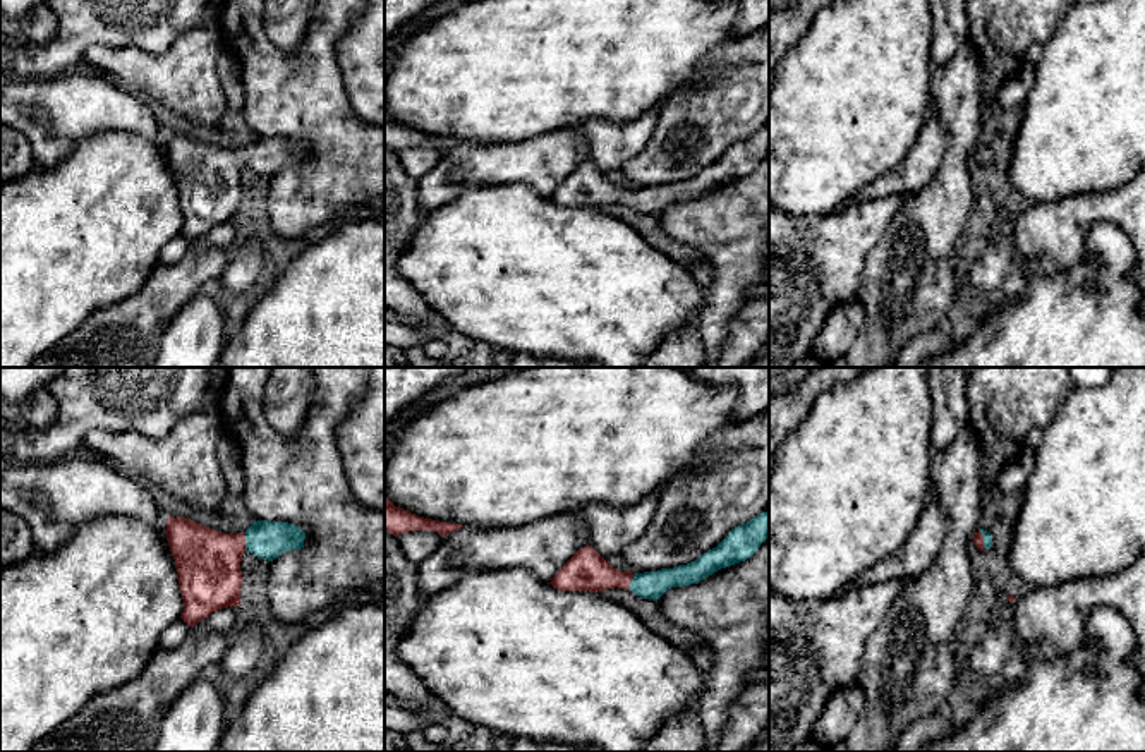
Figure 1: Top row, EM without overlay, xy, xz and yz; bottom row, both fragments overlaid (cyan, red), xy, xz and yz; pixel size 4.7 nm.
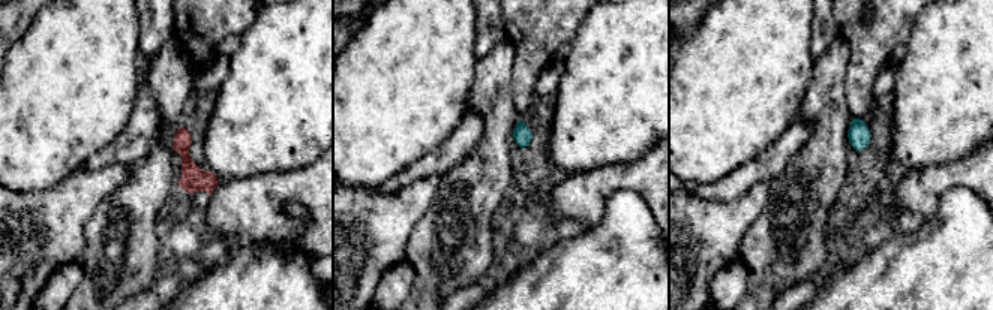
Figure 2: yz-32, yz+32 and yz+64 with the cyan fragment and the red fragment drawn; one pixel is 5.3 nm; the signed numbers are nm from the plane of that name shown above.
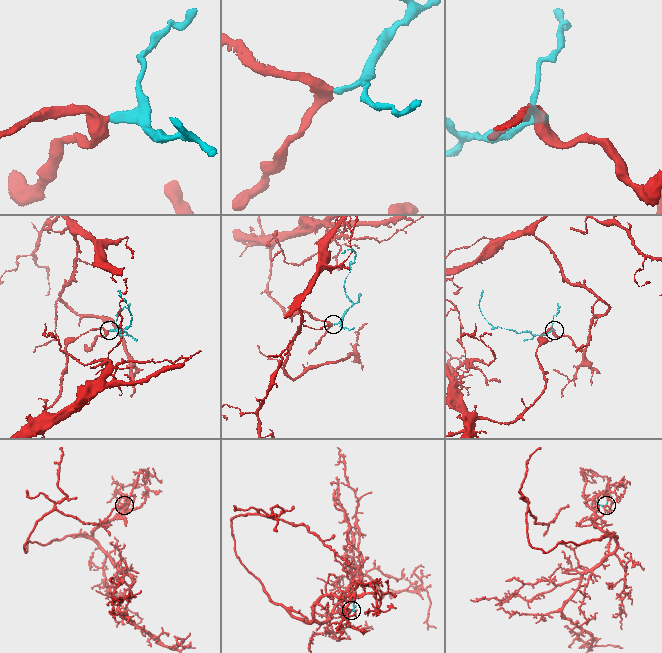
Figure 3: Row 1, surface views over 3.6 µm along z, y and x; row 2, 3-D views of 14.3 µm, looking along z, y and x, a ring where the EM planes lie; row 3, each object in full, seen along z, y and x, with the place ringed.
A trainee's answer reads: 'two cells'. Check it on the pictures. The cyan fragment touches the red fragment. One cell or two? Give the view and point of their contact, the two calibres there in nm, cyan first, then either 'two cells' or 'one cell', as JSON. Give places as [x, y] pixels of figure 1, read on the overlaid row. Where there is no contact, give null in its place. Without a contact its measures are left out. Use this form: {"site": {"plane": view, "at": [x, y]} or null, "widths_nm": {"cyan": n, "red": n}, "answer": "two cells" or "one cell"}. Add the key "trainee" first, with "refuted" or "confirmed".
{"trainee": "refuted", "site": {"plane": "xy", "at": [246, 541]}, "widths_nm": {"cyan": 180, "red": 300}, "answer": "one cell"}

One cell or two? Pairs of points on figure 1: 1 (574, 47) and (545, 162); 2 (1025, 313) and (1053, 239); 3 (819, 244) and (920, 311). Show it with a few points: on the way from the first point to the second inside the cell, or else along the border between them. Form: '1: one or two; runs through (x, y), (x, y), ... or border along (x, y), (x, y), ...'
1: two; border along (575, 126), (514, 141)
2: two; border along (1085, 241), (1087, 258), (1058, 270)
3: two; border along (881, 236), (866, 258), (864, 275), (855, 297)

